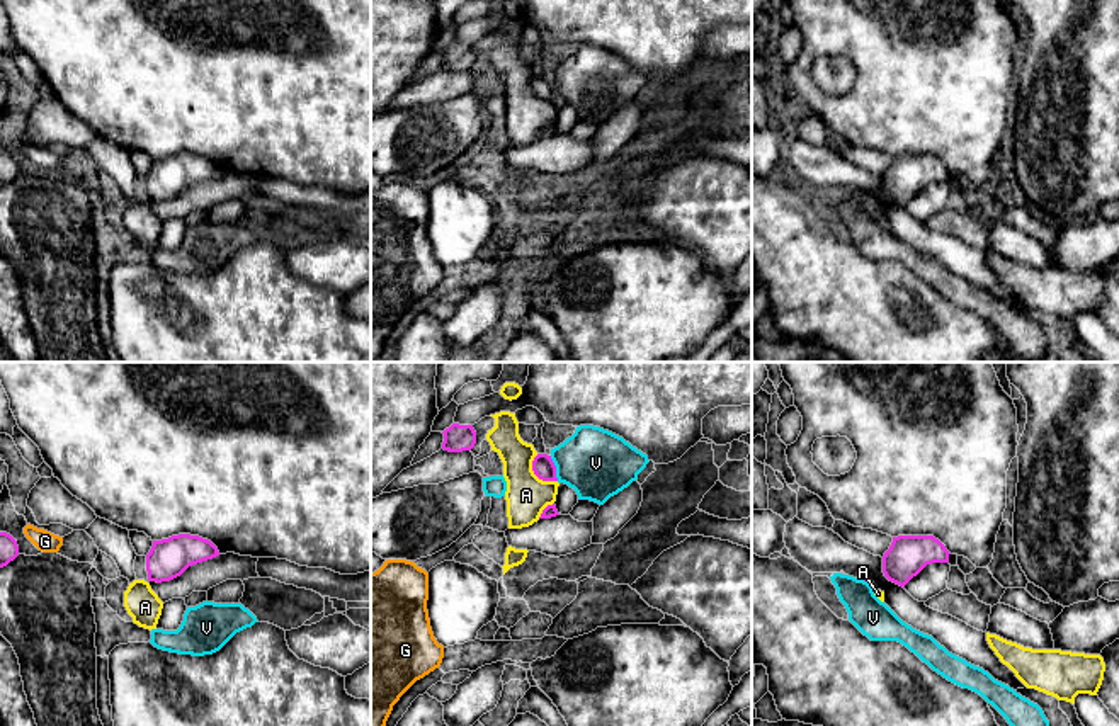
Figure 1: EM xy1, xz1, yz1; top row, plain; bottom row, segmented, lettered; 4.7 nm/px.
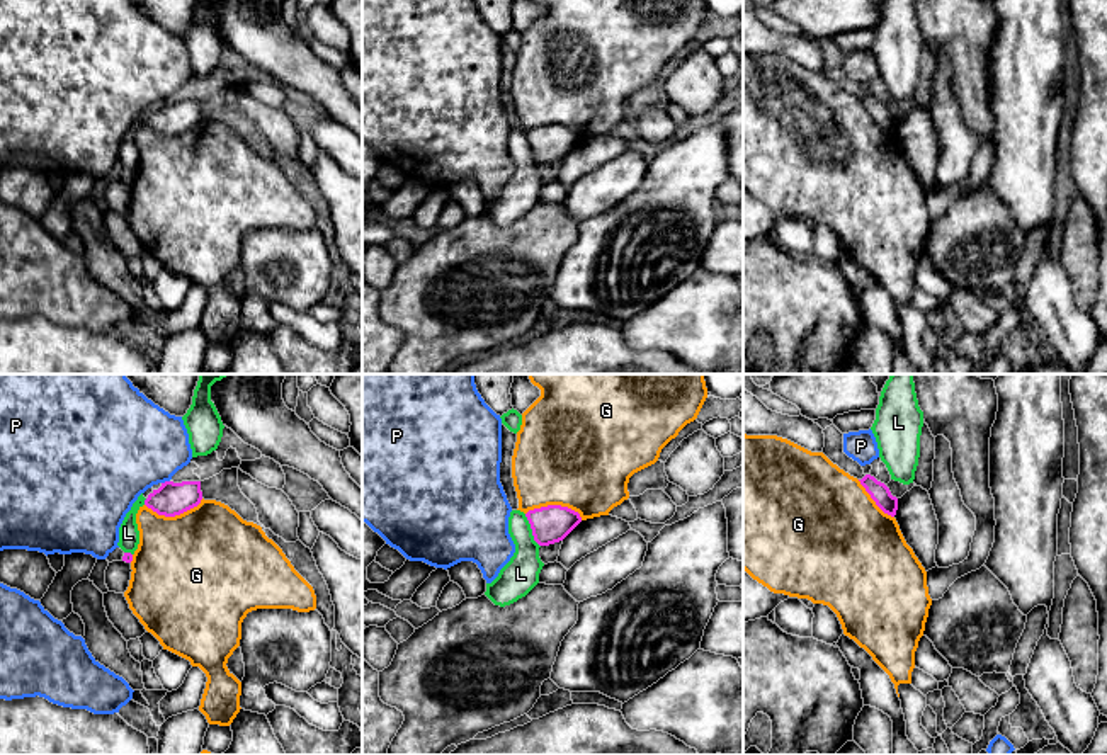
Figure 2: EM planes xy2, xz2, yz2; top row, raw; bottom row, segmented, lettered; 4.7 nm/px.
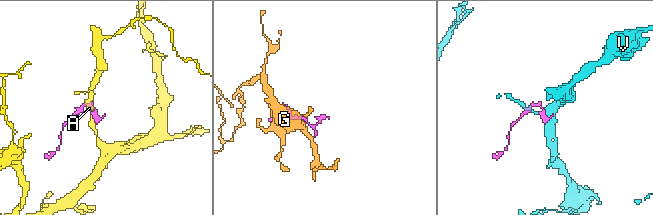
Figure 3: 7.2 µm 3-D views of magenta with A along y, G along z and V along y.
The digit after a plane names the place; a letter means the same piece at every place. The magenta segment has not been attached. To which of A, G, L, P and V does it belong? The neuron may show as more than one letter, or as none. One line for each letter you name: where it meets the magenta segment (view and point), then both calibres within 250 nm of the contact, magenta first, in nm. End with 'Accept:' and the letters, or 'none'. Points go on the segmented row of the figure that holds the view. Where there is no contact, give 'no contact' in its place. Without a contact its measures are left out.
Accept: none

